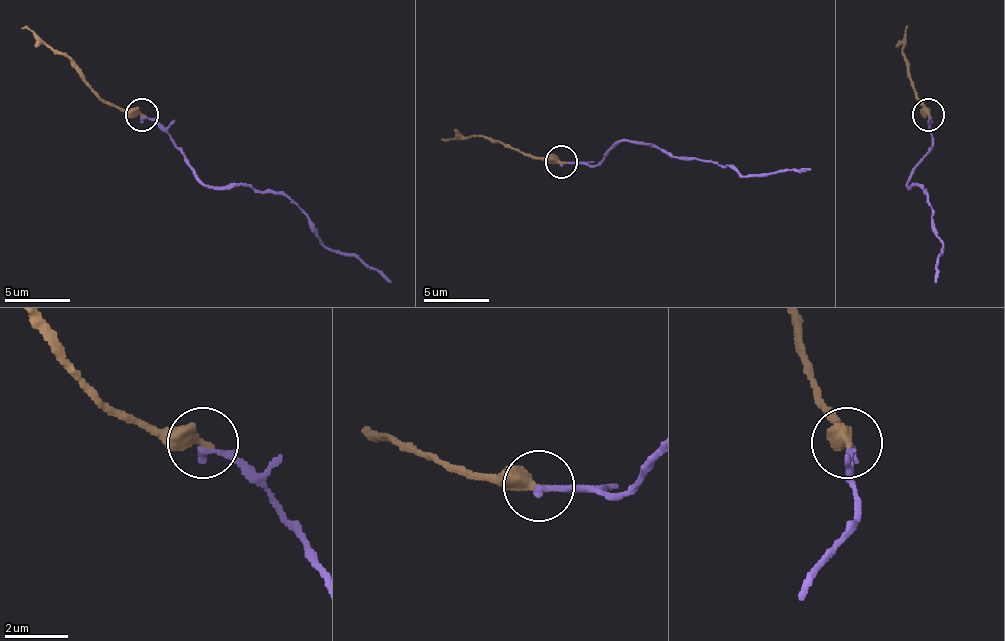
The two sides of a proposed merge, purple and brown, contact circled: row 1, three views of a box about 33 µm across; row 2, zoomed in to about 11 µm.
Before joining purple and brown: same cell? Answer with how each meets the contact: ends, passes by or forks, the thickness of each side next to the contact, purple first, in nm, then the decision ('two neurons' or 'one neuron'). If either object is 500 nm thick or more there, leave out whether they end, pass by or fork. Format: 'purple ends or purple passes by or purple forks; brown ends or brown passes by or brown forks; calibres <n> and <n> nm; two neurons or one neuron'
purple ends; brown ends; calibres 200 and 480 nm; one neuron

